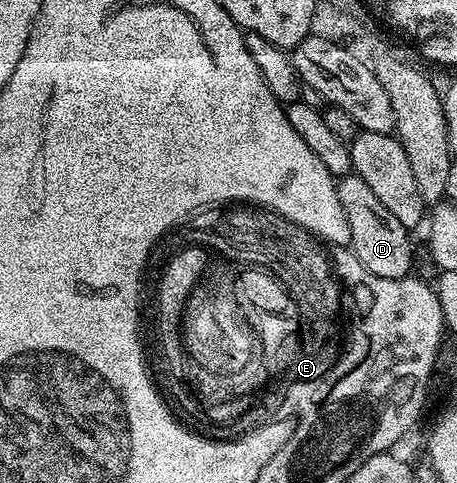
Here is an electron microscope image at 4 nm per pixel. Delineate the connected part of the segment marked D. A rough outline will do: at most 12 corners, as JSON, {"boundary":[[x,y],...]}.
{"boundary":[[355,173],[336,179],[353,255],[410,277],[413,242]]}

